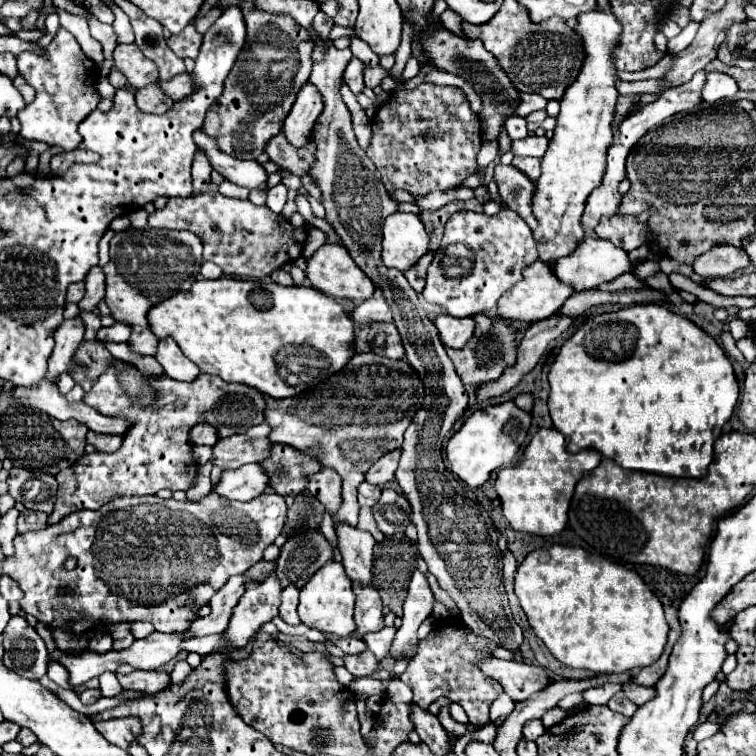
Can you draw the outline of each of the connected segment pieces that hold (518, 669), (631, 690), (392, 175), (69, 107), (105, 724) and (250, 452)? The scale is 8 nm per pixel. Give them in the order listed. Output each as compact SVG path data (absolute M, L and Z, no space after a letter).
M485 659L479 667L487 677L497 679L515 703L529 699L533 693L539 693L551 683L547 671L541 665L515 663L505 659Z
M625 683L623 691L625 691L625 697L629 701L633 701L635 705L643 705L653 697L653 689L651 687L641 687L641 685L635 685L635 683Z
M423 83L413 91L393 93L389 97L389 101L377 109L377 113L373 117L377 121L373 123L373 137L371 137L371 145L367 149L367 157L379 169L381 181L389 193L403 189L417 197L424 196L431 191L447 191L447 189L459 187L469 175L475 173L477 153L481 149L479 117L467 105L469 105L469 101L461 89Z
M61 27L53 41L49 43L47 55L39 57L31 53L21 53L17 57L17 65L25 81L37 91L35 101L29 103L17 115L21 123L21 137L29 141L43 141L61 147L63 151L77 149L81 145L77 125L95 109L95 103L99 103L101 99L95 89L97 81L95 63L85 57L81 47L77 45L77 39Z
M125 717L125 719L97 721L95 729L113 745L121 749L129 749L131 743L135 743L141 733L141 723L137 721L137 717Z
M261 423L241 435L219 439L213 447L211 463L221 469L235 469L245 463L259 463L269 457L269 425Z

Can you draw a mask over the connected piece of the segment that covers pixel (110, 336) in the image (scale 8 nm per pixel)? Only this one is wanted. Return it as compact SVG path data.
M113 323L111 327L101 327L97 333L99 341L127 341L129 339L129 327L121 323Z

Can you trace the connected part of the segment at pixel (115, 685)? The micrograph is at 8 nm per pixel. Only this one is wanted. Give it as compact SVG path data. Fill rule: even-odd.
M106 671L99 677L99 681L101 681L101 691L105 697L115 697L121 693L121 685L114 672Z

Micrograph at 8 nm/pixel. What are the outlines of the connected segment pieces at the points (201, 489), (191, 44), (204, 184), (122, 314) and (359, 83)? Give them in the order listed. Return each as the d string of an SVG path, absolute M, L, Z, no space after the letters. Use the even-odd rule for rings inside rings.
M207 461L205 465L199 467L195 485L186 492L187 501L199 501L199 499L203 499L203 497L207 497L207 495L211 493L213 483L211 483L211 479L209 479L209 473L211 473L211 465L209 465L209 461Z
M189 23L181 33L171 35L169 41L167 41L167 45L171 47L171 51L177 57L181 57L181 59L191 57L191 55L193 55L191 59L195 59L197 53L199 53L199 49L201 49L201 43L203 43L203 35L195 29L193 23Z
M197 151L195 161L193 161L193 189L195 189L195 193L207 191L209 183L211 183L211 165L209 165L207 157L201 151Z
M125 229L115 233L111 239L109 263L103 267L107 277L107 293L105 303L113 313L115 321L129 323L133 327L131 333L131 349L143 355L155 355L157 351L157 337L153 333L139 333L139 325L147 325L147 313L153 307L151 295L173 295L177 291L191 289L193 281L199 277L199 265L203 263L201 257L203 245L199 237L189 231L171 231L171 229ZM143 245L147 245L147 253L143 255Z
M353 57L353 59L349 61L345 73L343 73L343 79L345 79L347 85L351 87L351 91L355 91L355 95L363 93L363 89L365 89L365 85L363 85L363 69L365 69L363 61L359 61L357 57Z

